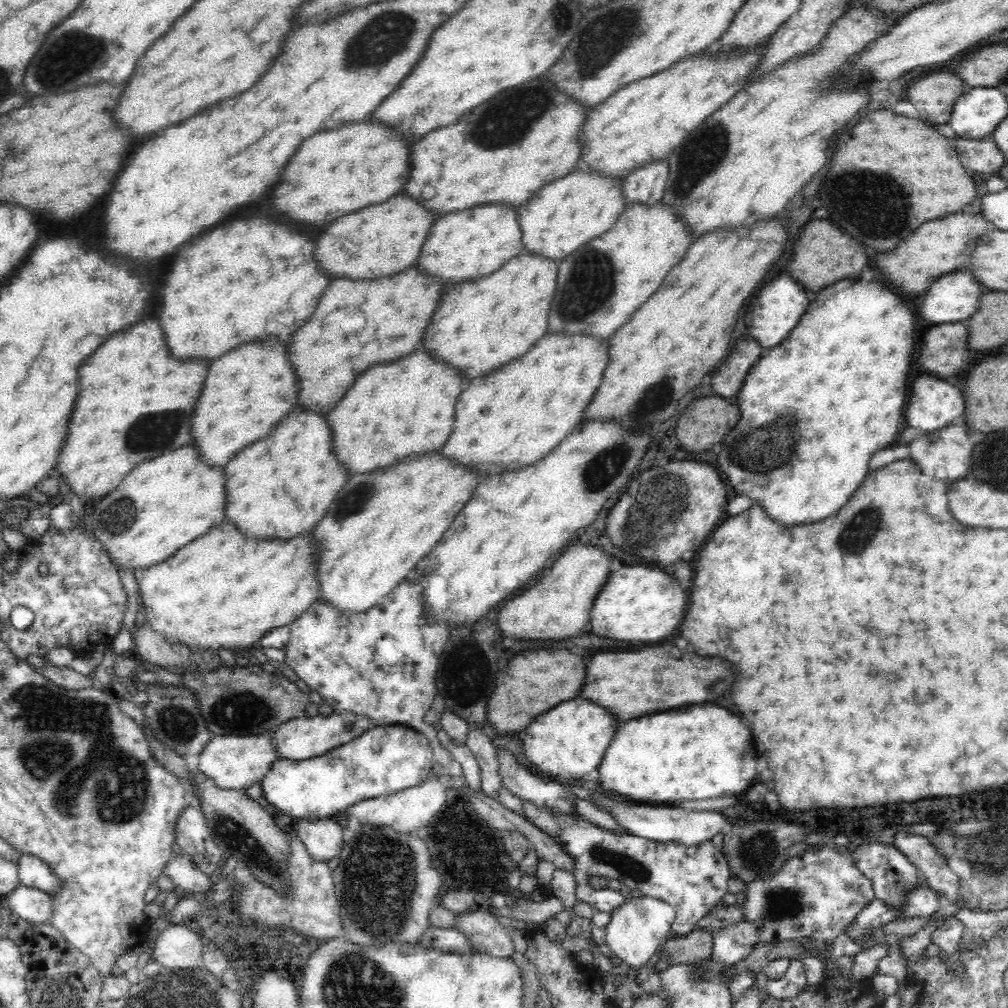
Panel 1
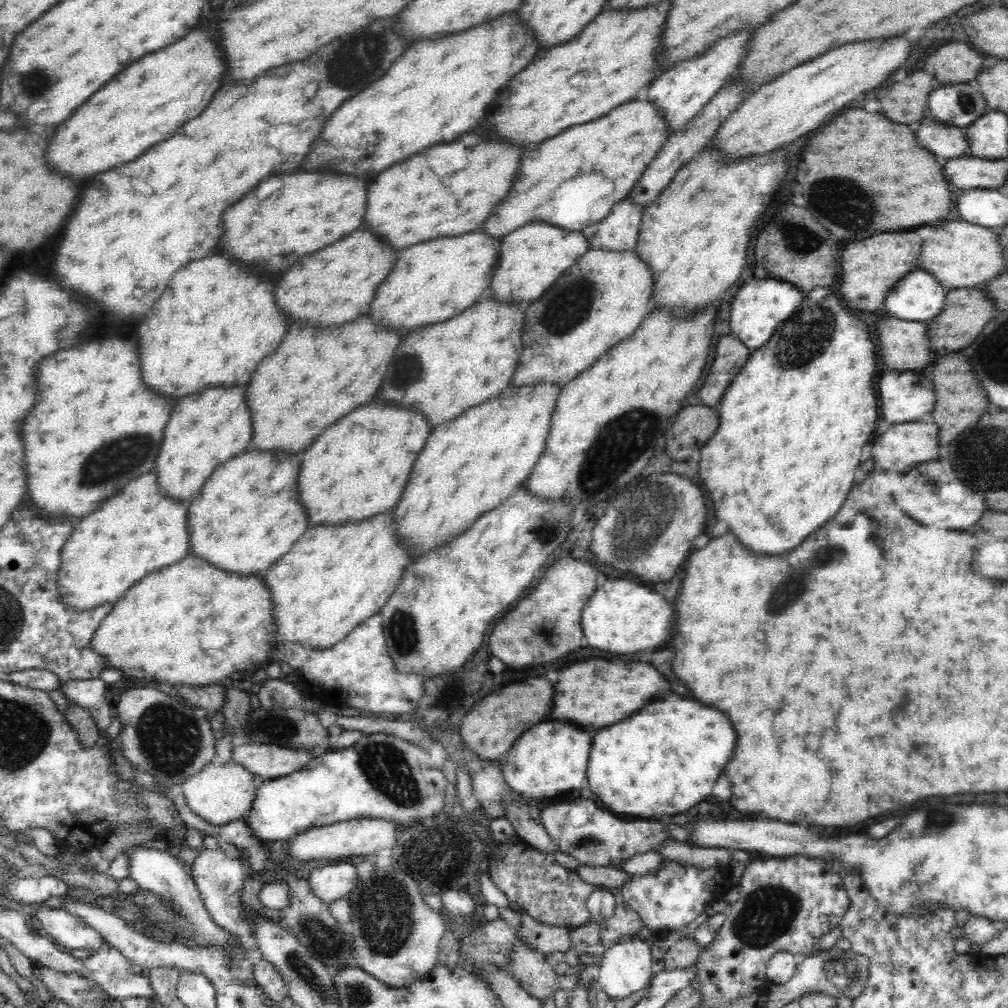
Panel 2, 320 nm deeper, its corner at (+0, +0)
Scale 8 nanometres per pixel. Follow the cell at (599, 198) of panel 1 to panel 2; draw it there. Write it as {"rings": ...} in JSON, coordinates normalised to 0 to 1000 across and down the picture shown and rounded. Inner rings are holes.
{"rings":[[[530,218],[522,221],[497,238],[494,262],[490,266],[482,293],[498,301],[514,302],[519,308],[552,282],[559,270],[571,262],[574,254],[584,248],[583,239],[577,230],[565,230],[546,221]]]}

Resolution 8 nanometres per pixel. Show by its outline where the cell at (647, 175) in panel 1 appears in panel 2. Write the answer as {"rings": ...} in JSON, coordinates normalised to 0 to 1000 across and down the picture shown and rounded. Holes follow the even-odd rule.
{"rings":[[[623,197],[610,202],[601,216],[577,229],[584,247],[616,251],[629,249],[637,213],[637,205]]]}

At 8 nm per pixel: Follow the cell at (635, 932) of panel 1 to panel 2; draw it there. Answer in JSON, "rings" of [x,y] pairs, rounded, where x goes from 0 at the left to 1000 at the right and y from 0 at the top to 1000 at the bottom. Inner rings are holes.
{"rings":[[[635,926],[630,930],[618,930],[613,937],[601,941],[596,950],[597,956],[592,960],[591,966],[595,980],[601,985],[605,993],[614,994],[626,989],[647,973],[648,949],[646,948],[646,937],[643,933],[635,933]]]}

